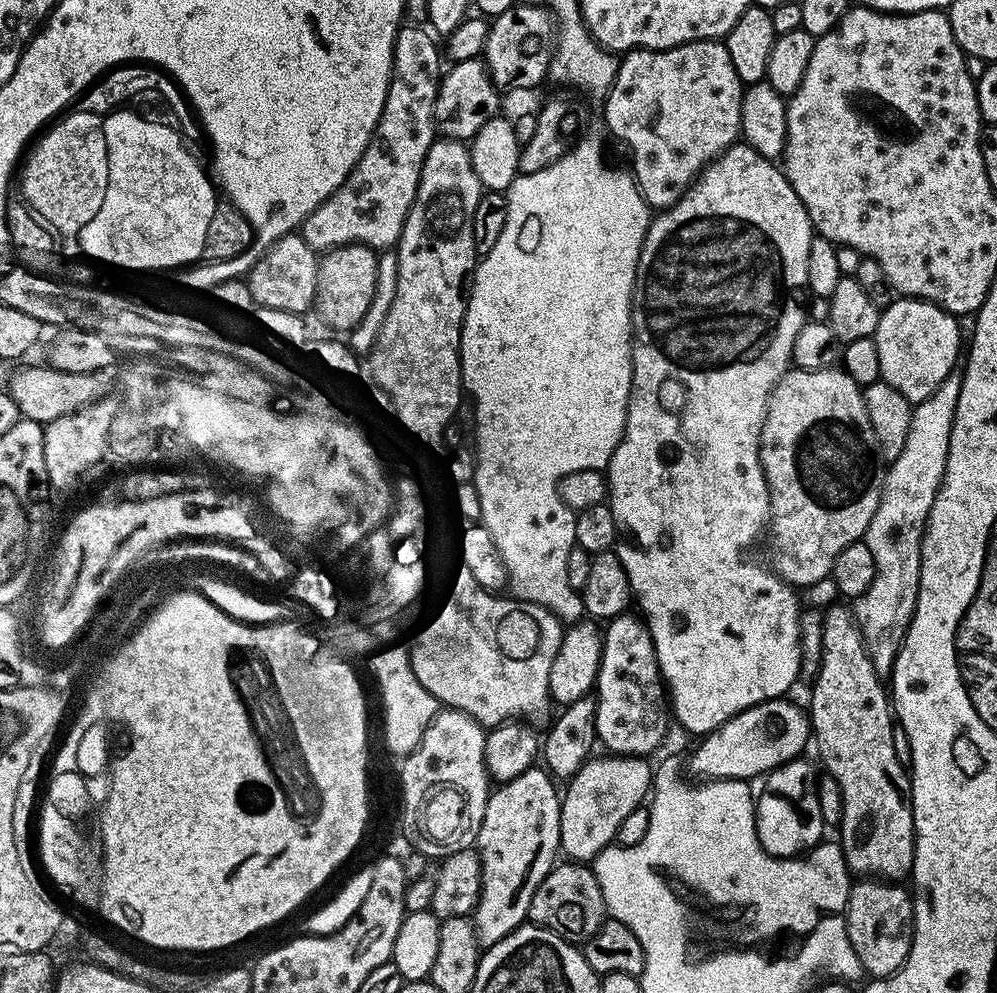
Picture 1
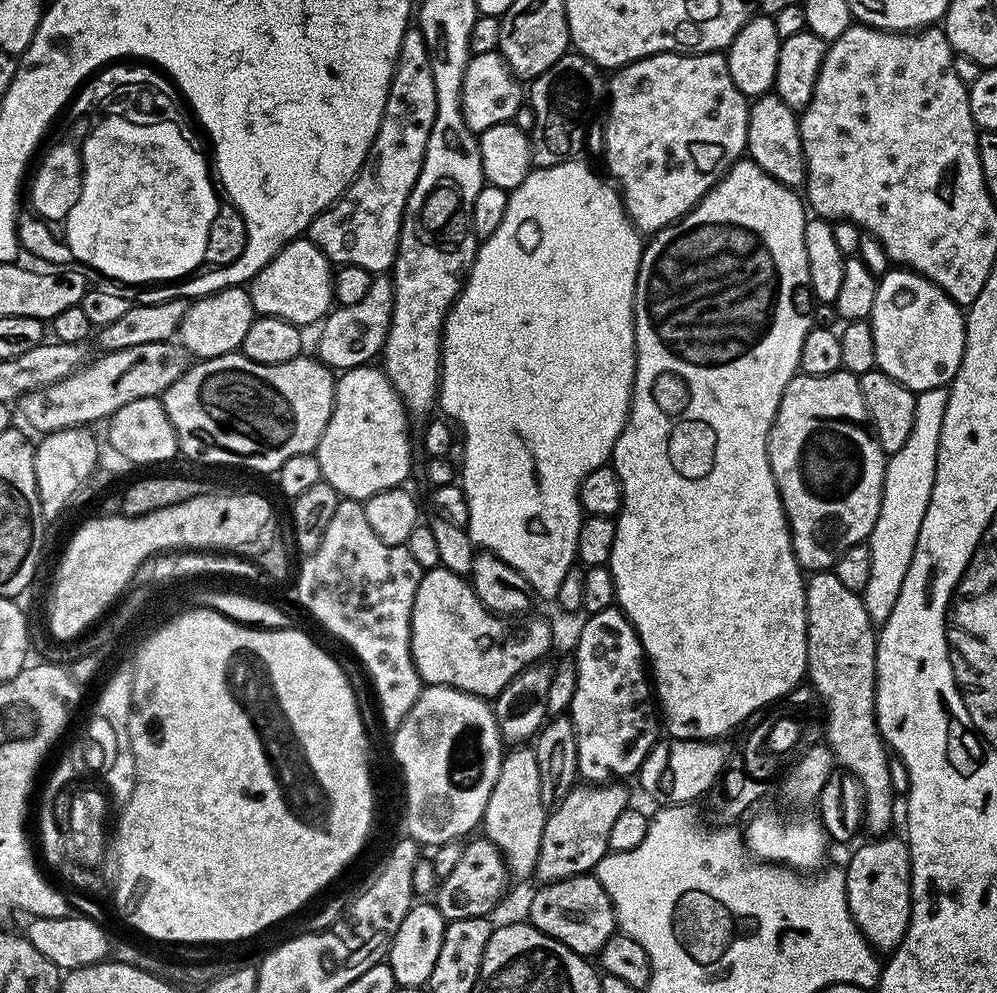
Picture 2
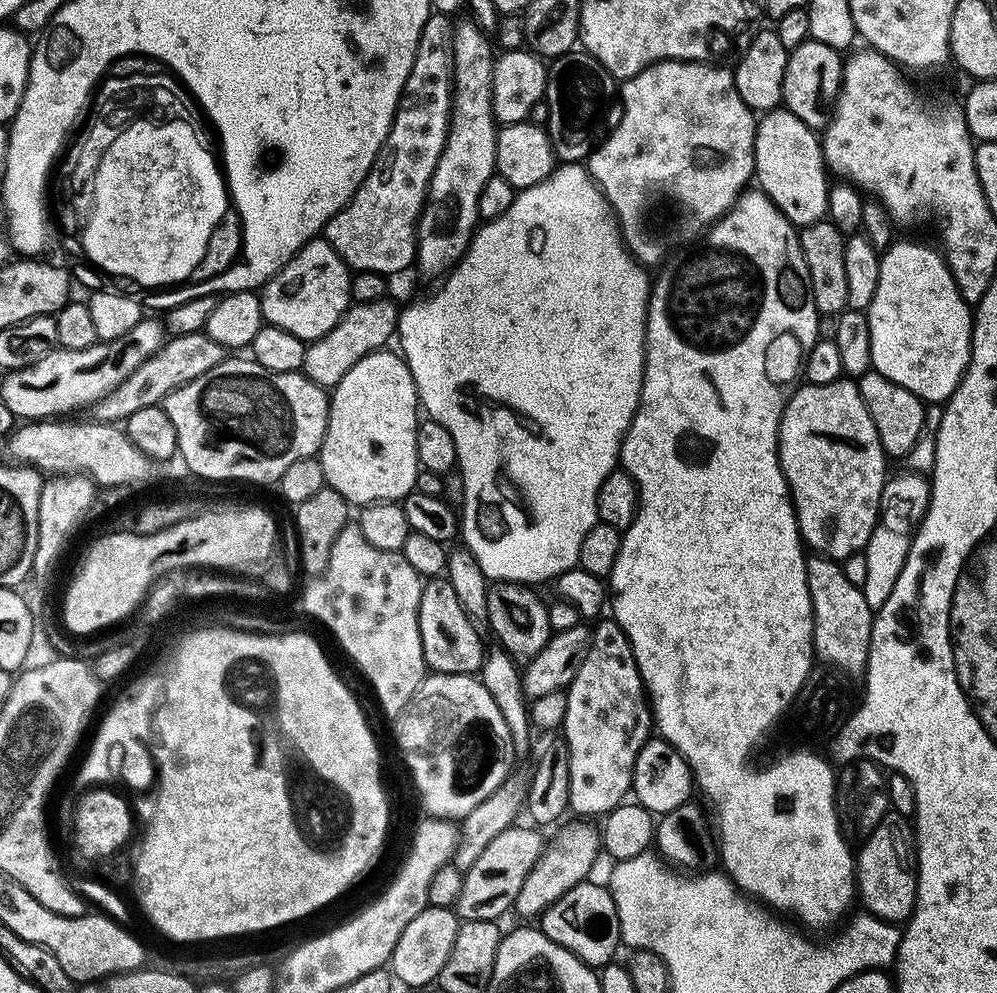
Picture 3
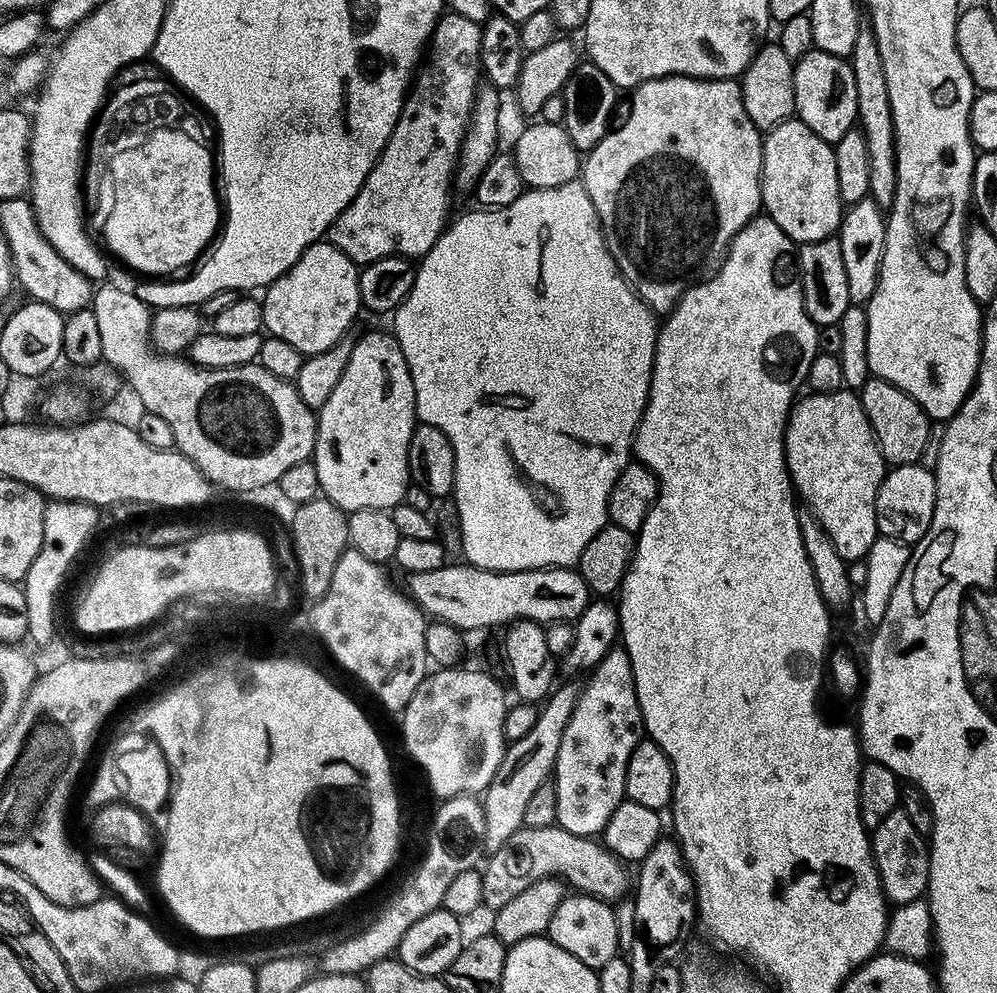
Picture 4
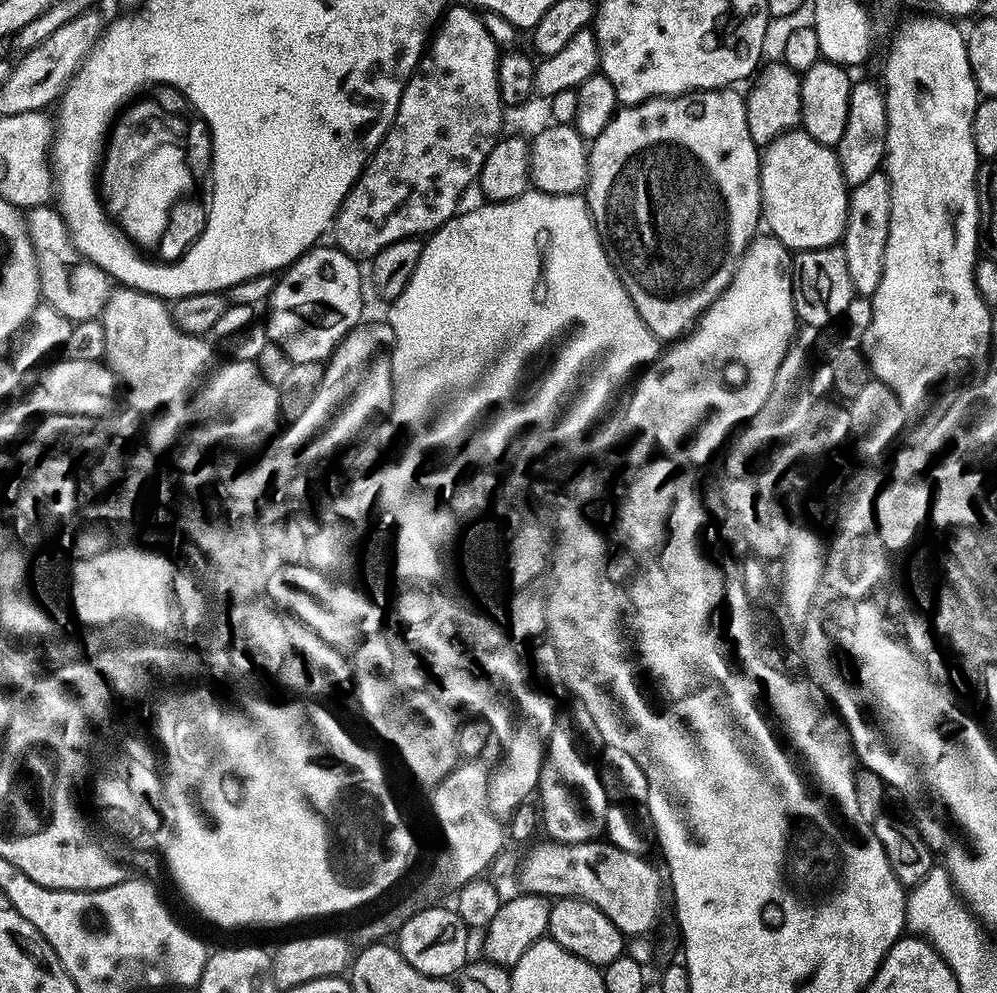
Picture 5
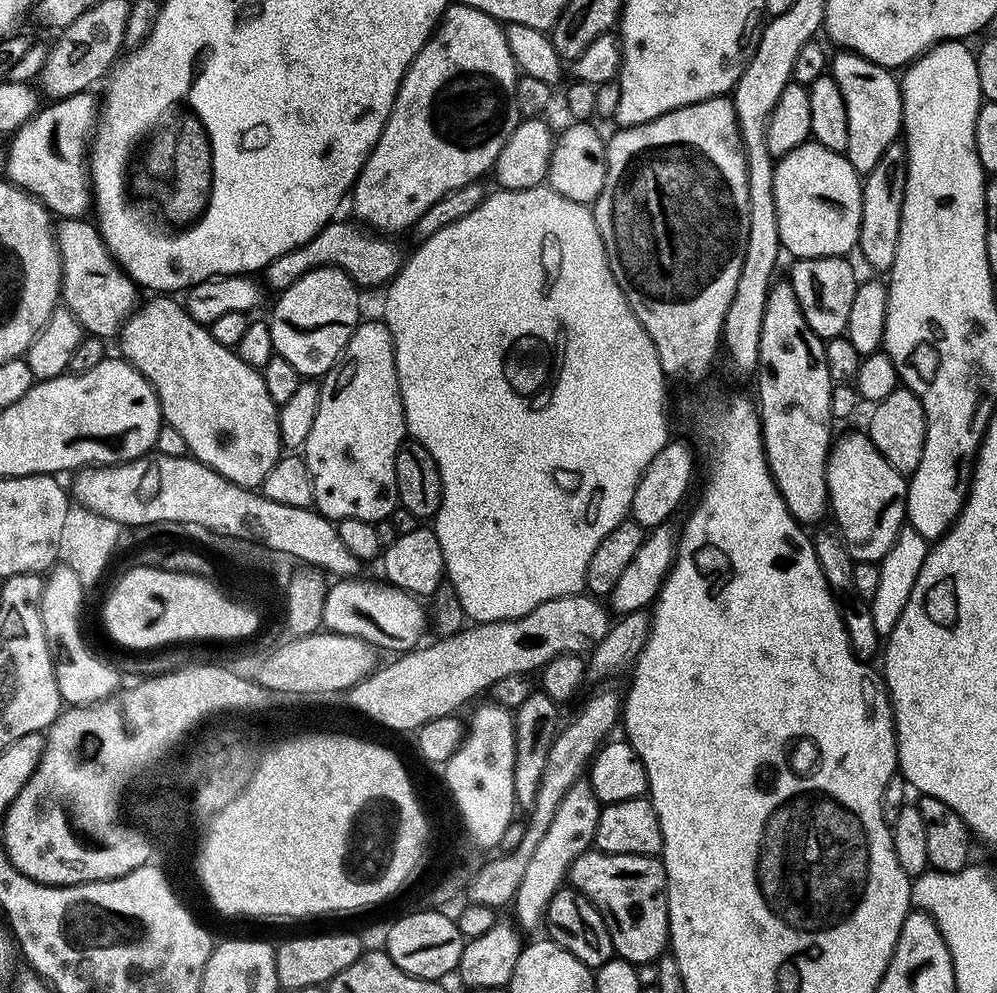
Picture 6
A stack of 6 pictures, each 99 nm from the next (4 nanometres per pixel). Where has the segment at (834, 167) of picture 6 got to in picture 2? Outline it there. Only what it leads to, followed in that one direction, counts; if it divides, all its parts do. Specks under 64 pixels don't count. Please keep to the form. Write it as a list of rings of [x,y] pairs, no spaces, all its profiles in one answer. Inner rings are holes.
[[[775,94],[757,96],[748,110],[747,155],[759,168],[766,170],[785,187],[796,190],[805,183],[804,151],[800,141],[800,121],[797,113]]]

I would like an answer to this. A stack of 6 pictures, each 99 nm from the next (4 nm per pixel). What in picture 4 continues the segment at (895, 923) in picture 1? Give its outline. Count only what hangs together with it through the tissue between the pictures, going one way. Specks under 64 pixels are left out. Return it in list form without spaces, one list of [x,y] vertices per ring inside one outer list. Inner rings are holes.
[[[896,807],[888,817],[871,833],[872,857],[880,875],[880,885],[884,898],[889,905],[899,906],[921,899],[928,891],[928,871],[930,862],[929,845],[918,830],[914,830],[914,822],[906,818],[903,808]]]

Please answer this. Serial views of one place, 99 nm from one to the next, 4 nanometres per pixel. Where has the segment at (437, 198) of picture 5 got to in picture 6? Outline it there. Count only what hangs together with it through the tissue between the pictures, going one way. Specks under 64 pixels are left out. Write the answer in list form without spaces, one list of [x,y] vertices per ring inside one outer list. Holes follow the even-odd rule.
[[[449,3],[436,31],[400,83],[390,118],[356,179],[350,193],[355,219],[380,234],[400,232],[415,220],[423,221],[430,206],[443,196],[480,180],[483,172],[491,173],[498,154],[502,154],[502,146],[506,146],[522,119],[517,96],[521,77],[510,52],[505,25],[474,6]]]

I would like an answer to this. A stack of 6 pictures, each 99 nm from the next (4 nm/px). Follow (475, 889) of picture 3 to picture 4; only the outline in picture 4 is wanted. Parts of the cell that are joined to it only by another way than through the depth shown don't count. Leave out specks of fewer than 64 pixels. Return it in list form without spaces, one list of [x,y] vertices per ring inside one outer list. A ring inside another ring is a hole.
[[[559,826],[520,828],[508,844],[491,853],[487,860],[488,865],[483,865],[480,877],[483,907],[489,910],[506,906],[506,902],[518,898],[526,886],[545,878],[564,877],[571,887],[572,884],[576,887],[573,889],[577,893],[609,902],[623,901],[624,891],[630,888],[628,872],[624,869],[627,867],[603,843],[586,836],[575,836]]]

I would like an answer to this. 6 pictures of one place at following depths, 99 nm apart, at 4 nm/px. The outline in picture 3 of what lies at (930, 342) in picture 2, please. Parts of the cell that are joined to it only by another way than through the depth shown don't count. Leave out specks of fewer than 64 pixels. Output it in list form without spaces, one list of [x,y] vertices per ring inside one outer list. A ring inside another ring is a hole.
[[[916,240],[893,242],[880,256],[877,290],[867,313],[875,371],[906,386],[921,401],[936,406],[947,402],[968,368],[974,312],[962,298],[943,251]]]

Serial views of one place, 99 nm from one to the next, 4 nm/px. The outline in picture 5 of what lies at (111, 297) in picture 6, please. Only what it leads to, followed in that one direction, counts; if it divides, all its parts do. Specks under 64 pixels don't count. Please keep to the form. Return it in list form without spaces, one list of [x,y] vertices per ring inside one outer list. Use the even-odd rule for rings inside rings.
[[[55,207],[29,208],[26,219],[28,233],[36,250],[36,262],[40,265],[41,297],[67,320],[77,322],[97,319],[108,299],[112,297],[114,291],[112,277],[98,266],[94,266],[94,262],[86,260],[76,249],[68,226]]]

